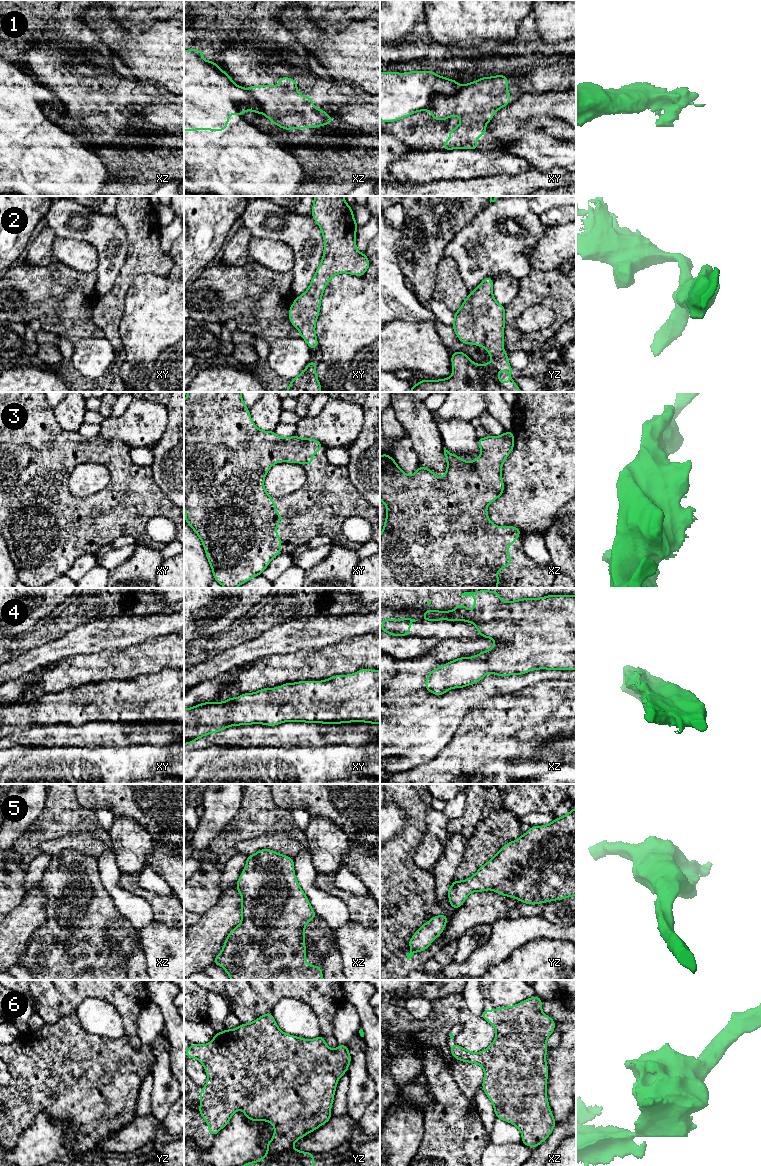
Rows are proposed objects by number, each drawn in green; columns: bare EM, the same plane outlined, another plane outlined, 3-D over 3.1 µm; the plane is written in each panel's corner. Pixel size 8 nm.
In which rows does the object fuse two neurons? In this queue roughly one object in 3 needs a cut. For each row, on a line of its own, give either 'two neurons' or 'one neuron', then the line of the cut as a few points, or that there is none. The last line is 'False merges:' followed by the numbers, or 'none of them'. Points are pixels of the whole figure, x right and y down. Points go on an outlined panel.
1: two neurons; cut in xy along (461, 85), (450, 95), (438, 95), (428, 110)
2: one neuron; no cut
3: one neuron; no cut
4: one neuron; no cut
5: one neuron; no cut
6: one neuron; no cut
False merges: 1

